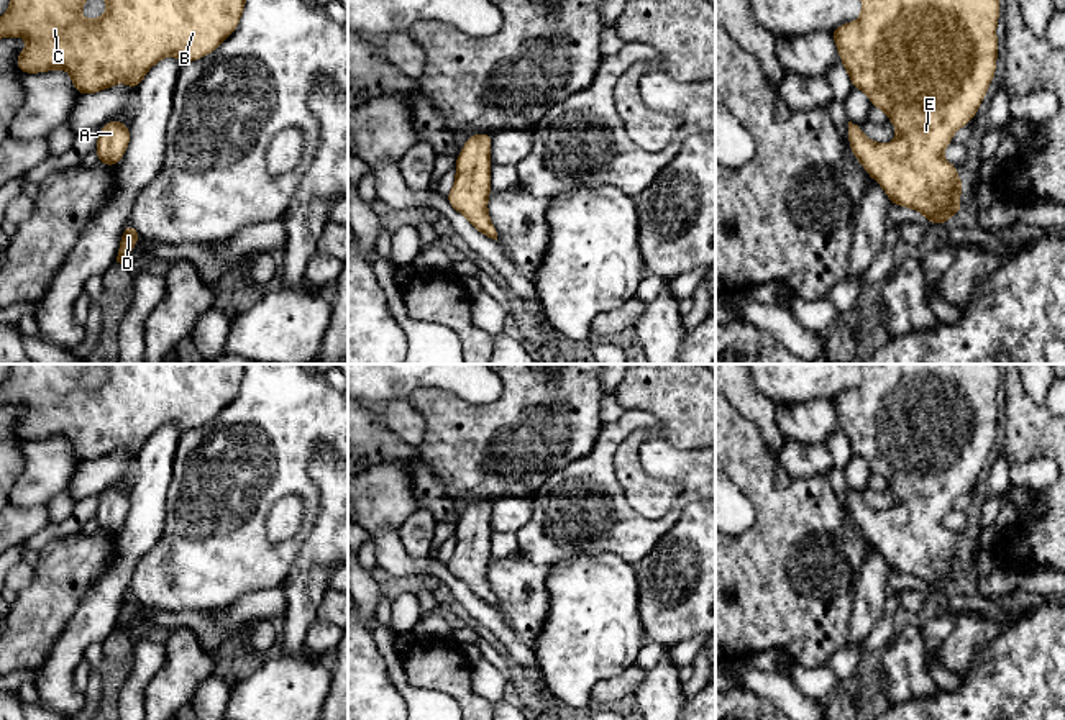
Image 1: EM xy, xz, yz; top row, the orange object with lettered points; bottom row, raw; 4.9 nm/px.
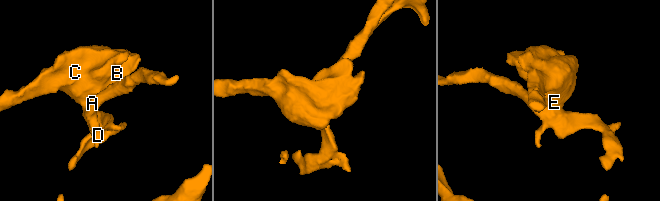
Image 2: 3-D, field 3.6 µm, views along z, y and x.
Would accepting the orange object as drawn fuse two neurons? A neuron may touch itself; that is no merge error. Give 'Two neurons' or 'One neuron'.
One neuron

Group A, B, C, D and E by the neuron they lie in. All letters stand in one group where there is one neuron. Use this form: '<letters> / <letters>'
A B C D E

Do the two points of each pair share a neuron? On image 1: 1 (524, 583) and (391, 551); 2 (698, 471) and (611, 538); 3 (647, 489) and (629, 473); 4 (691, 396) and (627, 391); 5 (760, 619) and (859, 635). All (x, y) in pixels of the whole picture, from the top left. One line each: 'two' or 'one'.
1: two
2: one
3: one
4: one
5: two

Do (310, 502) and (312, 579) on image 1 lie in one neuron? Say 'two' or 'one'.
two

